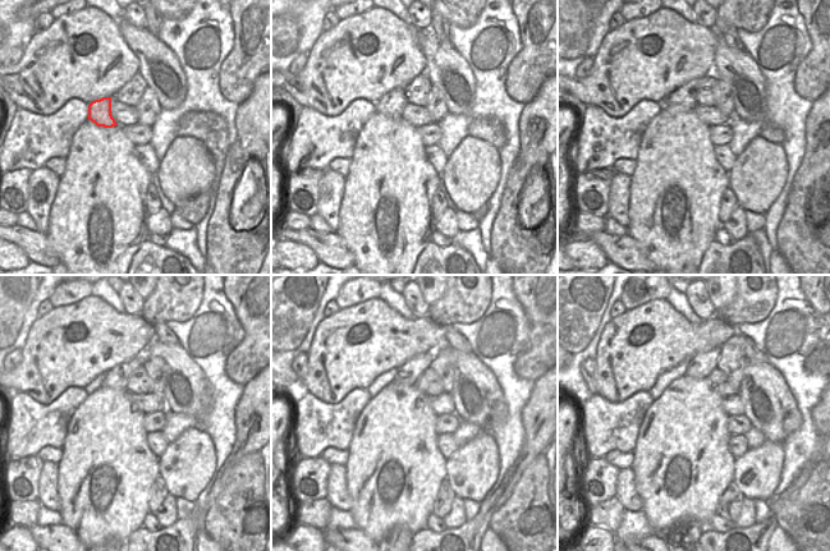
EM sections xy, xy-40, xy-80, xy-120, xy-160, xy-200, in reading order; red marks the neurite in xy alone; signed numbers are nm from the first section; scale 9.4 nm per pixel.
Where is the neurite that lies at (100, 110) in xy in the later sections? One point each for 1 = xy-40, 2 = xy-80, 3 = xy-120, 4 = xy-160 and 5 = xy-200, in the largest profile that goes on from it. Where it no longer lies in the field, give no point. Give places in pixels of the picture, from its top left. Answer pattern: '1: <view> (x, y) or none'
1: xy-40 (393, 104)
2: xy-80 (684, 96)
3: xy-120 (118, 376)
4: xy-160 (408, 373)
5: xy-200 (701, 364)

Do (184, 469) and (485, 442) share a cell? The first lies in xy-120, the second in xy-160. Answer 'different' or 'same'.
same

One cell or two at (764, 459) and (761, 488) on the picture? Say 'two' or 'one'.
one

